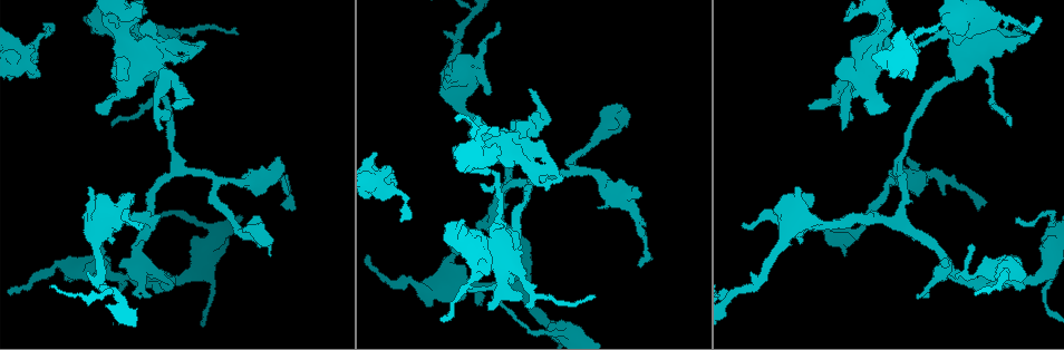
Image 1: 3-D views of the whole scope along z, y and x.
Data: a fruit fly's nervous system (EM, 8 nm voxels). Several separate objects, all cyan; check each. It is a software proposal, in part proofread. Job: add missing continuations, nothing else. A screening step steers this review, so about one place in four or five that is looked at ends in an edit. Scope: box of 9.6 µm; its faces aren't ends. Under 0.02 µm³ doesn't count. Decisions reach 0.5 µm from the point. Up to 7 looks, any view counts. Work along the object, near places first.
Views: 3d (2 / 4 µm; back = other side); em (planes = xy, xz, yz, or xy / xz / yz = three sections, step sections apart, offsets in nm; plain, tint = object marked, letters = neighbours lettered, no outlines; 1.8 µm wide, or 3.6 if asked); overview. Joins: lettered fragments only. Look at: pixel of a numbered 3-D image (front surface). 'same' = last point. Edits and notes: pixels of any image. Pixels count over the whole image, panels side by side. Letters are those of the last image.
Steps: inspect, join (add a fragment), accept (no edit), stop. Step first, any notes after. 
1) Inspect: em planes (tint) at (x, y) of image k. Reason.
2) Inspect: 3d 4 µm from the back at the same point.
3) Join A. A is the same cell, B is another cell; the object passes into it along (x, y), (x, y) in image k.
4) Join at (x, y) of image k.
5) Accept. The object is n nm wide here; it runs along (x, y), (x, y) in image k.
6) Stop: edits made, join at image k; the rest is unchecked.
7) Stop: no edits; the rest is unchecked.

Inspect: em planes (letters) at (496, 221) of image 1. Calibre changes.

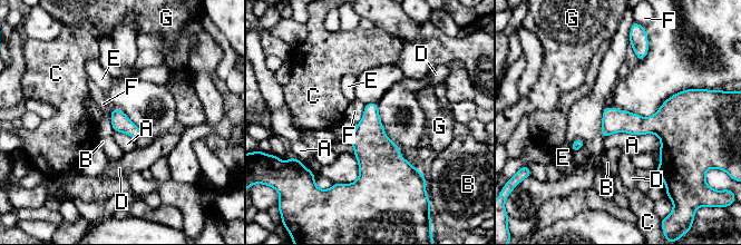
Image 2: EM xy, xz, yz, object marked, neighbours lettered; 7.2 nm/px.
Accept. A, B, C, D, E, F and G are other cells; a border runs along (113, 108), (110, 125), (115, 131) in image 2; none of them fits.

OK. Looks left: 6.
Inspect: 3d 4 µm from the back at (884, 15) of image 1. An open end.

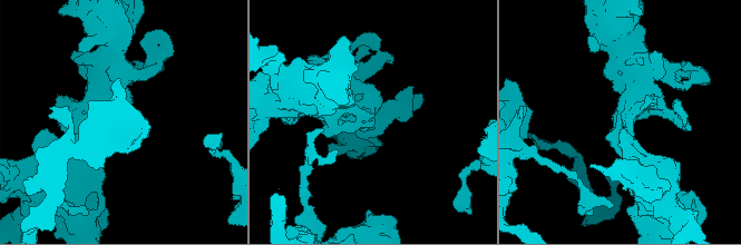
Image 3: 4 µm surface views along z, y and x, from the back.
Inspect: em planes (tint) at (374, 121) of image 3.

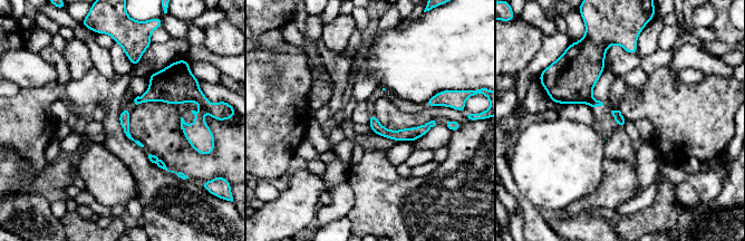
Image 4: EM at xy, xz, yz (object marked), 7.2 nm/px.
Inspect: em planes (letters) at the same point.

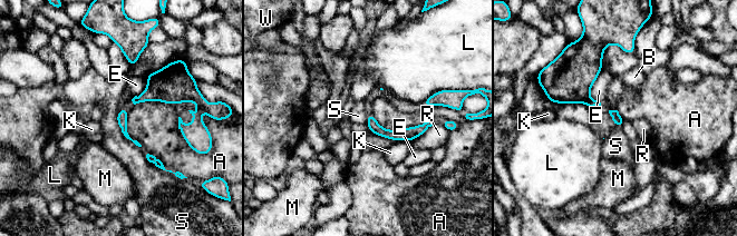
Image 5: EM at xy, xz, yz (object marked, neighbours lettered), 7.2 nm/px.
Accept. A, B, E, K, L, M, R, S and W are other cells; a border runs along (117, 111), (120, 131), (141, 147) in image 5; none of them fits.

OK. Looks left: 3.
Inspect: 3d 2 µm at (897, 56) of image 1. Abrupt turn.

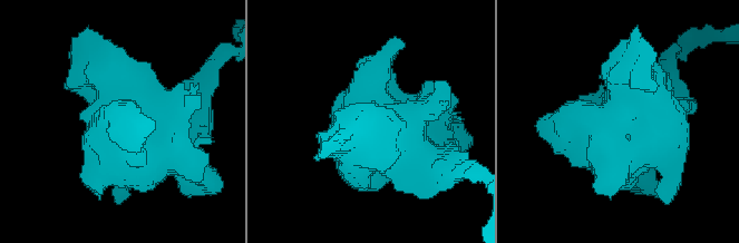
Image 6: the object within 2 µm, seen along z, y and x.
Inspect: em 3.6 µm xz step 4 (tint) at (400, 126) of image 6. Now the EM.

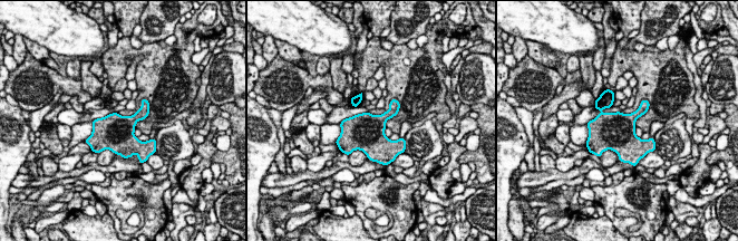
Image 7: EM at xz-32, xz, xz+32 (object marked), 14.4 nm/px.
Inspect: em 3.6 µm planes (letters) at the same point. Another direction.

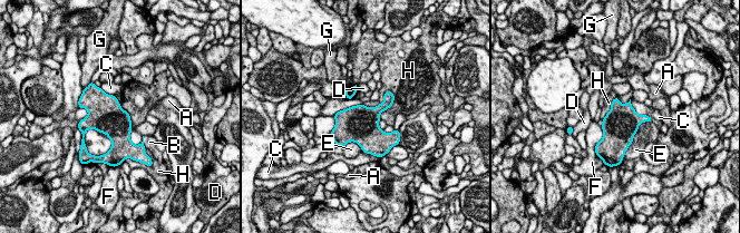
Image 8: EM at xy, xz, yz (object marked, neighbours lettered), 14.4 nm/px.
Join B. B is the same cell, A, C, D, E, F, G and H are other cells; the neuron continues.

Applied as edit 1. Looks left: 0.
Stop: edits made, join at image 8; the rest is unchecked.

